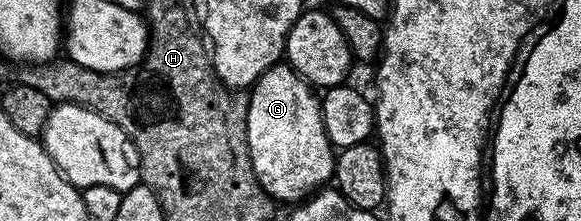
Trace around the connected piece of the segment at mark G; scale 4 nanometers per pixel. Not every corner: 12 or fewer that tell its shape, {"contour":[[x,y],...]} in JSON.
{"contour":[[287,63],[248,94],[255,175],[274,202],[330,184],[321,97]]}

